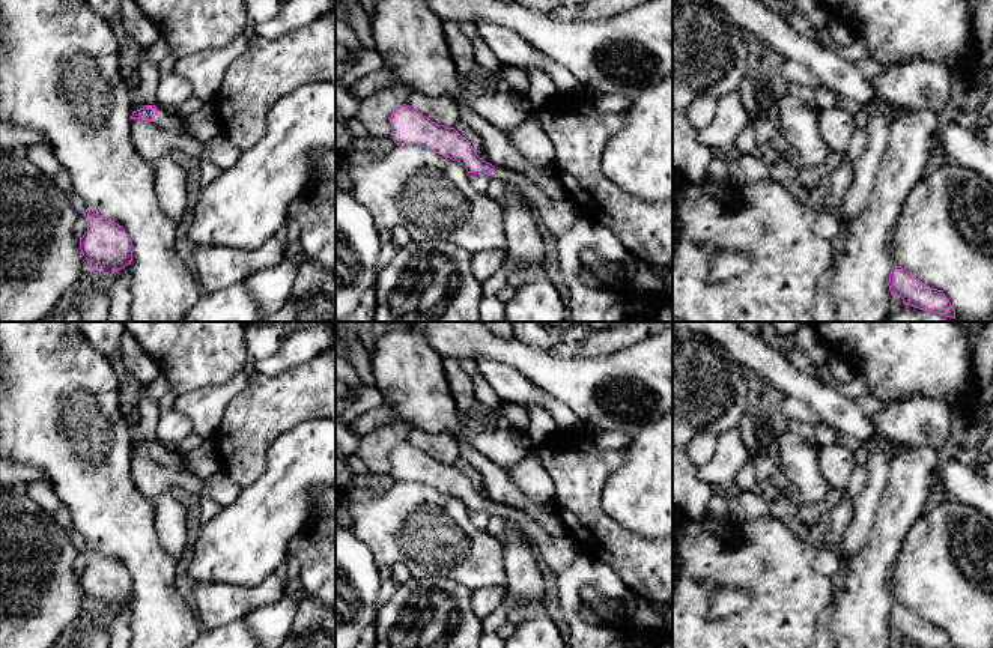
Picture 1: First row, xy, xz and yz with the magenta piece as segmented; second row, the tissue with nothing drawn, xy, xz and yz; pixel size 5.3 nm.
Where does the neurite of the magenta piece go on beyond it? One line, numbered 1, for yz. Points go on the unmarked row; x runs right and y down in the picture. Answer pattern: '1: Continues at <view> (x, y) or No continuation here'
1: No continuation here

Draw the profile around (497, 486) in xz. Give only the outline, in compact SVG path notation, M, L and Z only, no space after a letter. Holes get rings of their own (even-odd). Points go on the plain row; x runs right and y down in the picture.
M465 441L459 442L460 459L477 469L481 477L481 496L493 504L509 505L530 514L546 532L567 537L566 523L554 504L533 502L510 478L506 469L495 465L484 454Z

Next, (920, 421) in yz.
M912 397L892 401L873 421L879 435L891 441L940 450L949 436L952 413L942 400Z

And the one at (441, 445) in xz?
M411 428L406 442L447 465L454 465L460 459L459 441L450 431Z

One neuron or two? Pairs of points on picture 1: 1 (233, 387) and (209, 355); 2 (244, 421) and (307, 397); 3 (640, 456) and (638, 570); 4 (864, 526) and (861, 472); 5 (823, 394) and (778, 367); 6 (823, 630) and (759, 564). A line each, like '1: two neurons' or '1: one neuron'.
1: two neurons
2: one neuron
3: two neurons
4: two neurons
5: one neuron
6: two neurons

